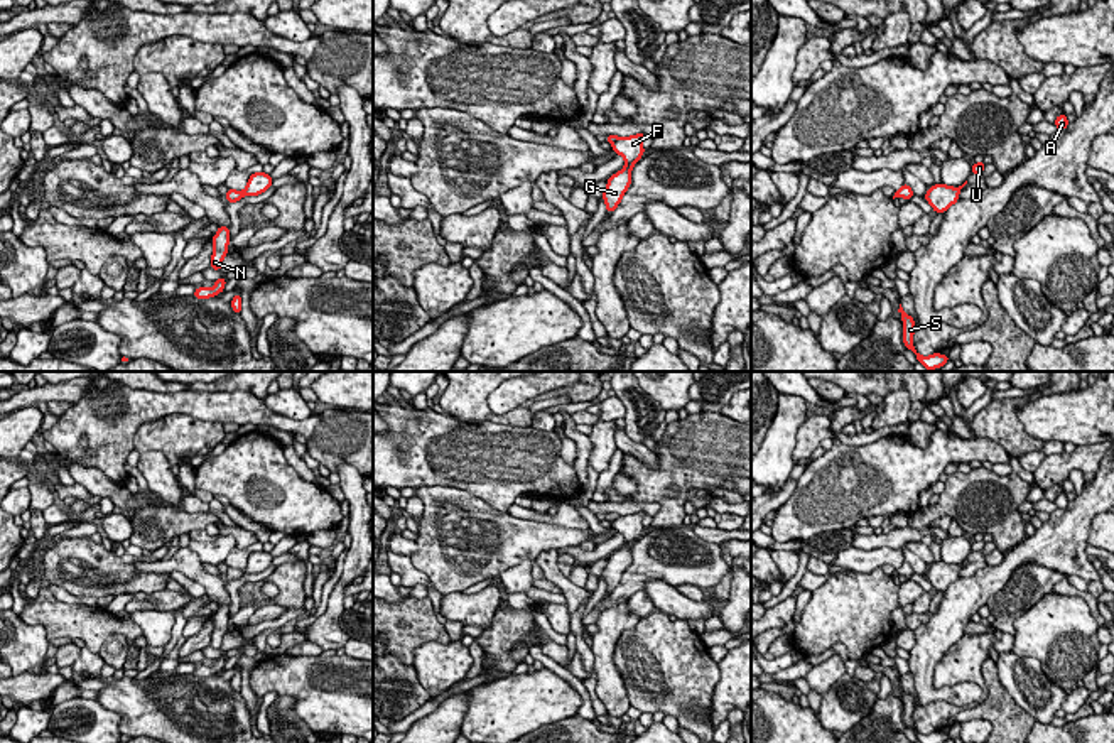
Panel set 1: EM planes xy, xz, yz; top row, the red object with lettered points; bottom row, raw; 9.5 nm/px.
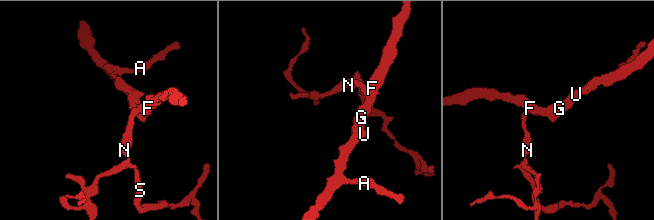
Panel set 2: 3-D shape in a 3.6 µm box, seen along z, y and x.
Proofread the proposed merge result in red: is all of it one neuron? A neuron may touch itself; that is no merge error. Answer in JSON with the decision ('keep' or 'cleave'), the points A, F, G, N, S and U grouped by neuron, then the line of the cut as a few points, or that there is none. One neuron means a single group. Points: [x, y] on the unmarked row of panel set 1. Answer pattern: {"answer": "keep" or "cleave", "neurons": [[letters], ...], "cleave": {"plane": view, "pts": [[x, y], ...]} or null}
{"answer": "cleave", "neurons": [["A", "F", "G", "U"], ["N", "S"]], "cleave": {"plane": "xy", "pts": [[240, 569], [243, 573]]}}

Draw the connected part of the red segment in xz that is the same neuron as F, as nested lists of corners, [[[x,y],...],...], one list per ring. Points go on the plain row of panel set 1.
[[[636,512],[613,522],[613,529],[625,537],[626,544],[608,557],[608,564],[601,574],[608,591],[613,591],[618,586],[623,572],[631,564],[631,547],[645,532],[641,523],[645,515],[646,512]]]

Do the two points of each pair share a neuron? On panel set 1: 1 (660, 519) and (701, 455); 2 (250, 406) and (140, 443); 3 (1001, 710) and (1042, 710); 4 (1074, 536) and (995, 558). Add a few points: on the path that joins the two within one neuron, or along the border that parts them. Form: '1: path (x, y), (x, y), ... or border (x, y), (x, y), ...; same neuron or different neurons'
1: path (675, 504), (682, 497), (687, 470); same neuron
2: border (169, 414), (189, 414), (221, 424); different neurons
3: border (1000, 677), (1005, 691), (1037, 720); different neurons
4: border (1006, 553), (998, 564), (988, 566); different neurons

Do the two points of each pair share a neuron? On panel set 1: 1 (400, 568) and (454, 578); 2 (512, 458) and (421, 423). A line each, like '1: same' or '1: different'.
1: different
2: same

